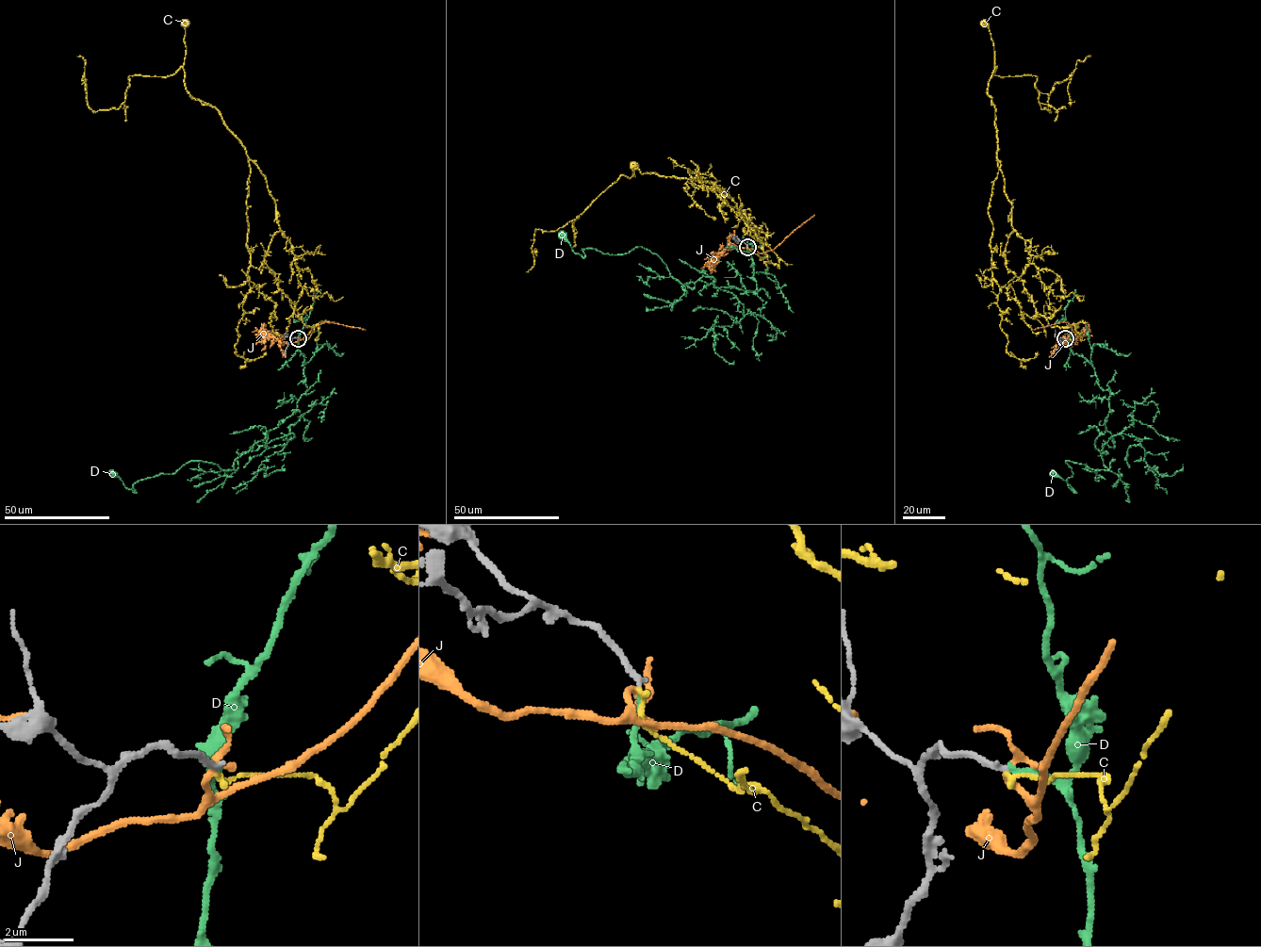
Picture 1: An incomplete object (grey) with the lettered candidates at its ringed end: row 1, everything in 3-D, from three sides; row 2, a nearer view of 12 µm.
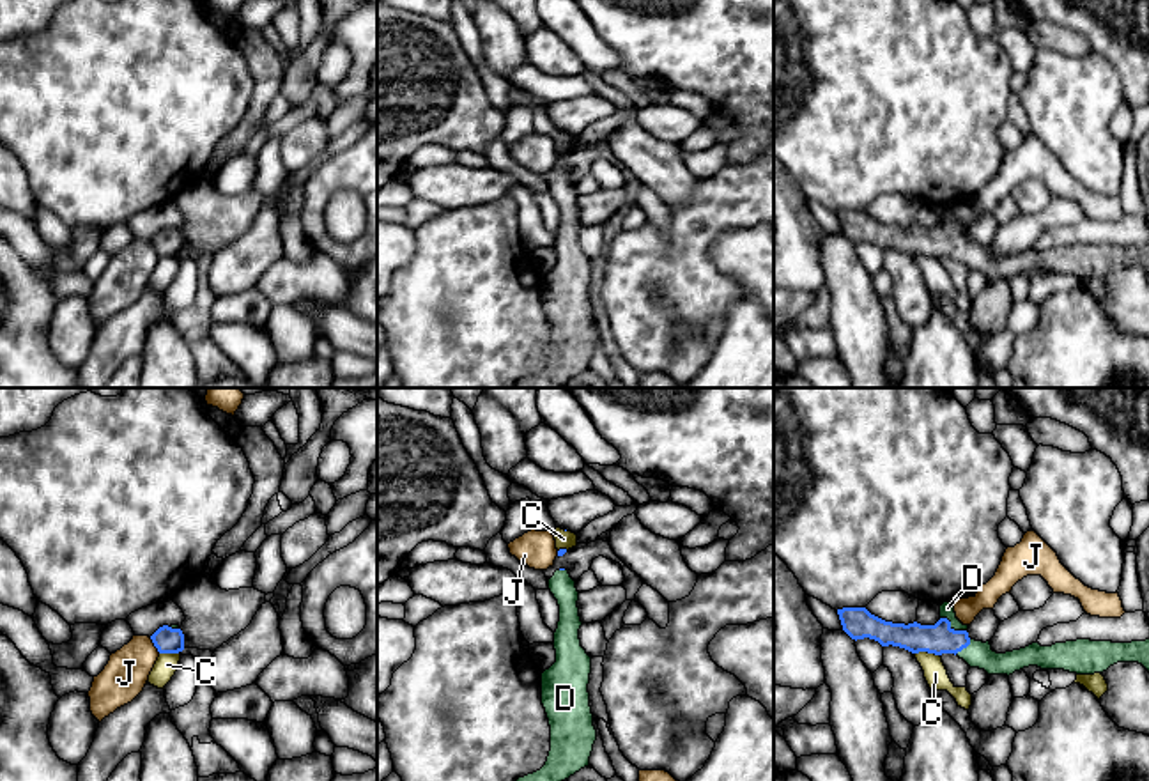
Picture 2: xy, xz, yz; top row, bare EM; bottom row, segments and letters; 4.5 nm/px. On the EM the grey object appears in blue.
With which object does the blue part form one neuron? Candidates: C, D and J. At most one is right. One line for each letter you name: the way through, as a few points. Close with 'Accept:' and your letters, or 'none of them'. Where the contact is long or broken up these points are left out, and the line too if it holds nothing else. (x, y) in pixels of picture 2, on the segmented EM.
D: way yz (939, 638), (944, 638), (953, 629), (948, 620), (948, 608)
Accept: D

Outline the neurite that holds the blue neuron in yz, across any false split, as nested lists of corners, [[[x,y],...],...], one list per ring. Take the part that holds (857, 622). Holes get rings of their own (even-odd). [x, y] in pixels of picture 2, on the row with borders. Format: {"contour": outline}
{"contour": [[[954,602],[940,606],[940,620],[935,625],[885,622],[866,607],[843,607],[837,609],[837,615],[843,630],[855,641],[869,638],[882,646],[892,645],[912,653],[954,653],[970,668],[984,669],[988,675],[1009,677],[1029,666],[1094,675],[1117,662],[1138,662],[1149,671],[1149,639],[1131,643],[1076,639],[1052,646],[1032,643],[1020,650],[997,653],[990,641],[983,643],[968,638],[968,625],[956,618]]]}

